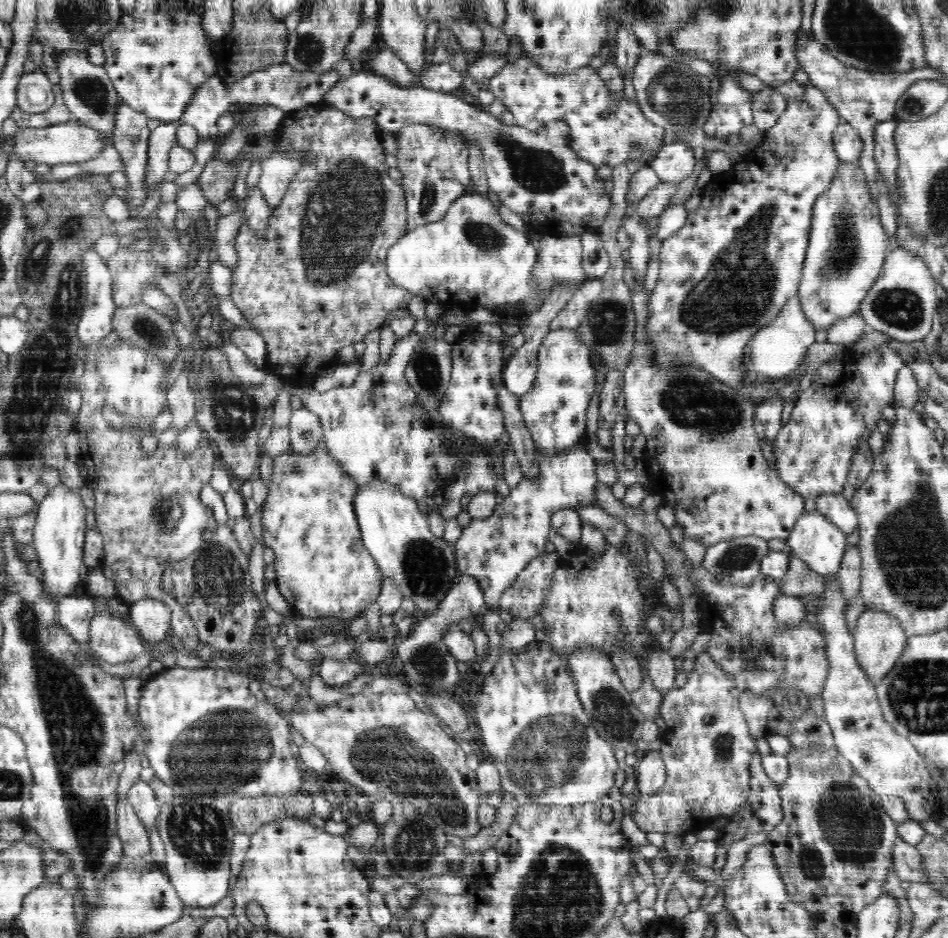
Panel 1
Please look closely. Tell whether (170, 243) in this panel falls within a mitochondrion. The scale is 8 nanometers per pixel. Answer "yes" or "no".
no

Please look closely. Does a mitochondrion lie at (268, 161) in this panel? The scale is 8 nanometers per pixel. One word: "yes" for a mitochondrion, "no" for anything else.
no

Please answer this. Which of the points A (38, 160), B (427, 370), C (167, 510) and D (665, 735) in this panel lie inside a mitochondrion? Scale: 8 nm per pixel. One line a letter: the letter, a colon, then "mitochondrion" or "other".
A: other
B: mitochondrion
C: mitochondrion
D: other

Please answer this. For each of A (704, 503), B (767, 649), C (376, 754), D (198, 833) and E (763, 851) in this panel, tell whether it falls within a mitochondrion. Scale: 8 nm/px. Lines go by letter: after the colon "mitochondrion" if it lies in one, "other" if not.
A: other
B: other
C: mitochondrion
D: mitochondrion
E: other

